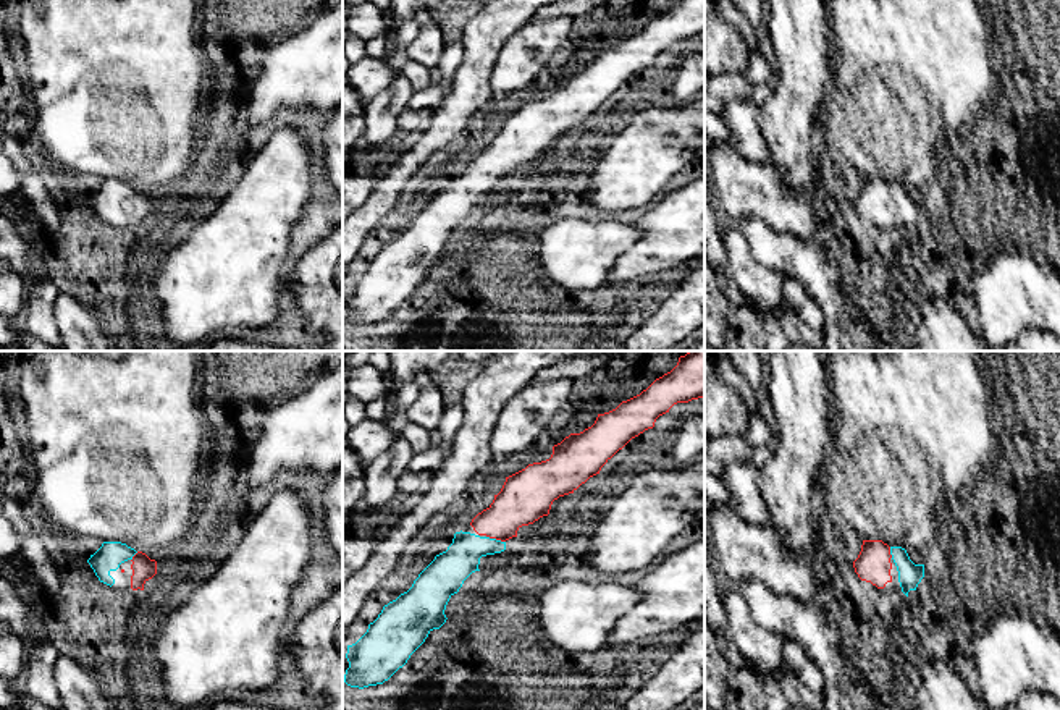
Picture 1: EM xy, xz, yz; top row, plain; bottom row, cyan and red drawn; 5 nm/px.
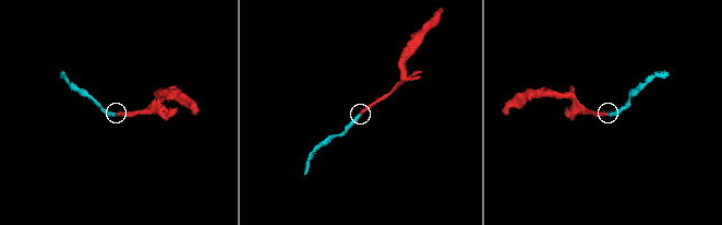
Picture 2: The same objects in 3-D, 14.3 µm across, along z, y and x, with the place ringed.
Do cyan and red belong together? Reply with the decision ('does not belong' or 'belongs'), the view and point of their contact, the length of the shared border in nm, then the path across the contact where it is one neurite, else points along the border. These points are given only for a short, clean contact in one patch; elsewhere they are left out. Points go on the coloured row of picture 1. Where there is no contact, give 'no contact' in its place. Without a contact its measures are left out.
belongs; contact xz (496, 540); length 100 nm; way xz (462, 557), (472, 547), (496, 540), (498, 524), (524, 498)

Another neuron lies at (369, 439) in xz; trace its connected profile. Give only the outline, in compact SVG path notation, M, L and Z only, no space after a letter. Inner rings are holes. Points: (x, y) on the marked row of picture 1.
M368 417L351 427L347 432L349 446L365 464L386 451L394 438L396 433L386 425L386 422Z

